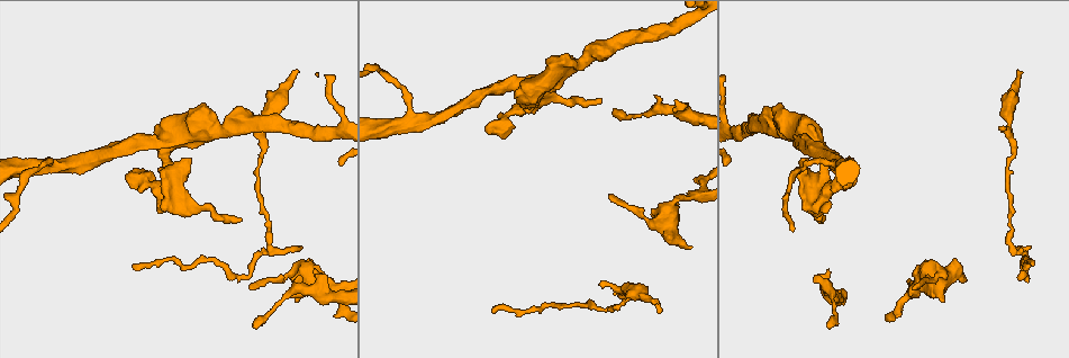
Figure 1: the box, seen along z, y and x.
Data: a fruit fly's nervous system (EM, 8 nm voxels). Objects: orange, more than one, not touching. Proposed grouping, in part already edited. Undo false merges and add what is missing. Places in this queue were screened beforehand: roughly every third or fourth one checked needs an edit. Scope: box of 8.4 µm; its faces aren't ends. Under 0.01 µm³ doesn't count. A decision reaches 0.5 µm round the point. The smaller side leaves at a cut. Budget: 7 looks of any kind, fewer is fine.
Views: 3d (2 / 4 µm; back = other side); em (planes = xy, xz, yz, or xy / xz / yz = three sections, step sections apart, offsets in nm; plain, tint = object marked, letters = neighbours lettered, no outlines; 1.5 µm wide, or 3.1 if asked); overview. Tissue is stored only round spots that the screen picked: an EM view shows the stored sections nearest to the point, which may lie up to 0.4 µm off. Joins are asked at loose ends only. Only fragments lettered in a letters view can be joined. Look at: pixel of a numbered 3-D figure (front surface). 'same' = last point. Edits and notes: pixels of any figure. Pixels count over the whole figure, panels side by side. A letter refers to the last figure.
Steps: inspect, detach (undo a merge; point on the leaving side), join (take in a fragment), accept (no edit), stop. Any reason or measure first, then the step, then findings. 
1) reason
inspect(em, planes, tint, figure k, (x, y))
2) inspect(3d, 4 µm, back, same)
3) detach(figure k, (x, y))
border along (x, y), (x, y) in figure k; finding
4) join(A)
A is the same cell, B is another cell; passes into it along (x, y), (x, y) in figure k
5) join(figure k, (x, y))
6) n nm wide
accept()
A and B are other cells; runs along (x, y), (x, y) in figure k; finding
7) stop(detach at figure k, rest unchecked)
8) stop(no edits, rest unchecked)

free end
inspect(3d, 2 µm, figure 1, (655, 302))

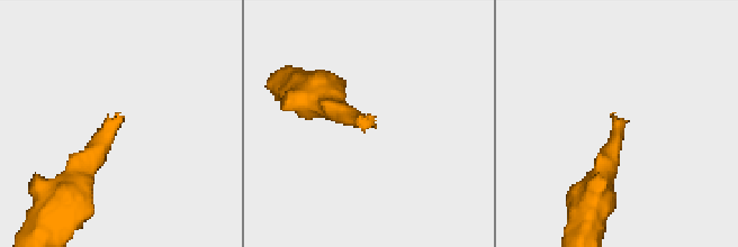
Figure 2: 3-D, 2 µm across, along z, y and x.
now the EM
inspect(em, planes, plain, figure 2, (370, 115))

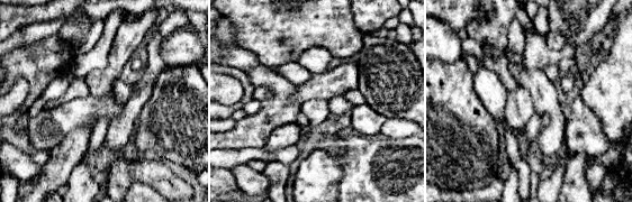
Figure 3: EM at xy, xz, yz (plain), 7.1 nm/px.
what lies round it
inspect(em, planes, letters, same)

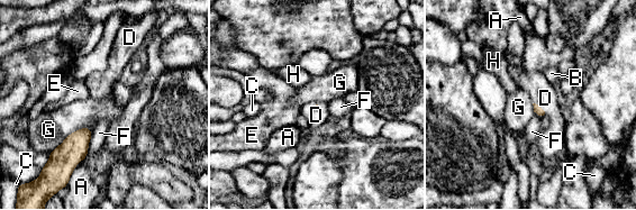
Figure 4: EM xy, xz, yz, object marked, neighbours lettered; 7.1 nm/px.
join(D)
D is the same cell, A, B, C, E, F, G and H are other cells; it goes on there

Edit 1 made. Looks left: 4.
abrupt turn
inspect(3d, 2 µm, back, figure 1, (1027, 277))

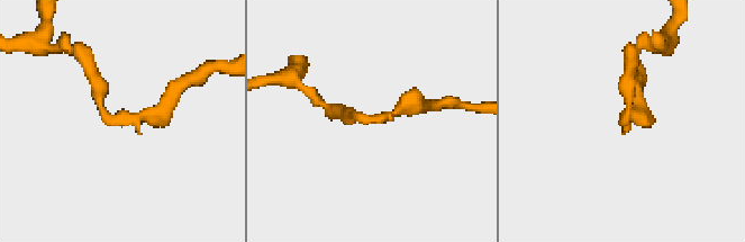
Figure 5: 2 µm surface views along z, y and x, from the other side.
inspect(em, planes, tint, figure 5, (624, 112))

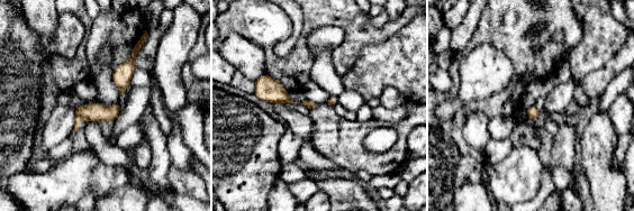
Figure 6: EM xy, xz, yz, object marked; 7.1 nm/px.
inspect(em, planes, letters, same)

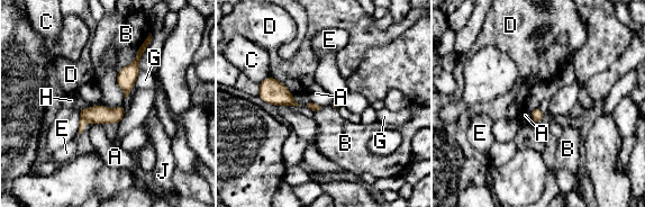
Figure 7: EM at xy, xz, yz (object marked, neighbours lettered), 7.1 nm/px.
70 nm wide
accept()
A, B, C, D, E, G, H and J are other cells; border along (146, 38), (117, 74), (124, 97) in figure 7; one neuron here

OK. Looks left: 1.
stop(join at figure 4, rest unchecked)

